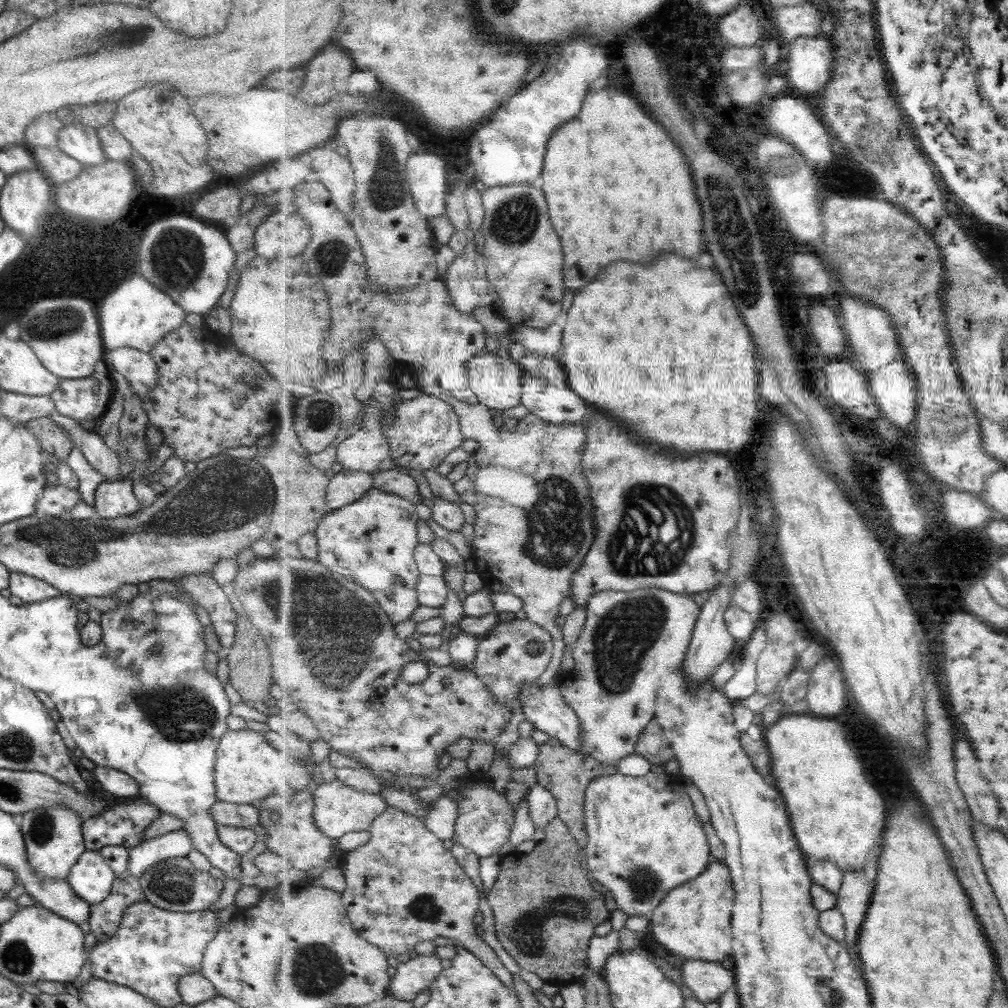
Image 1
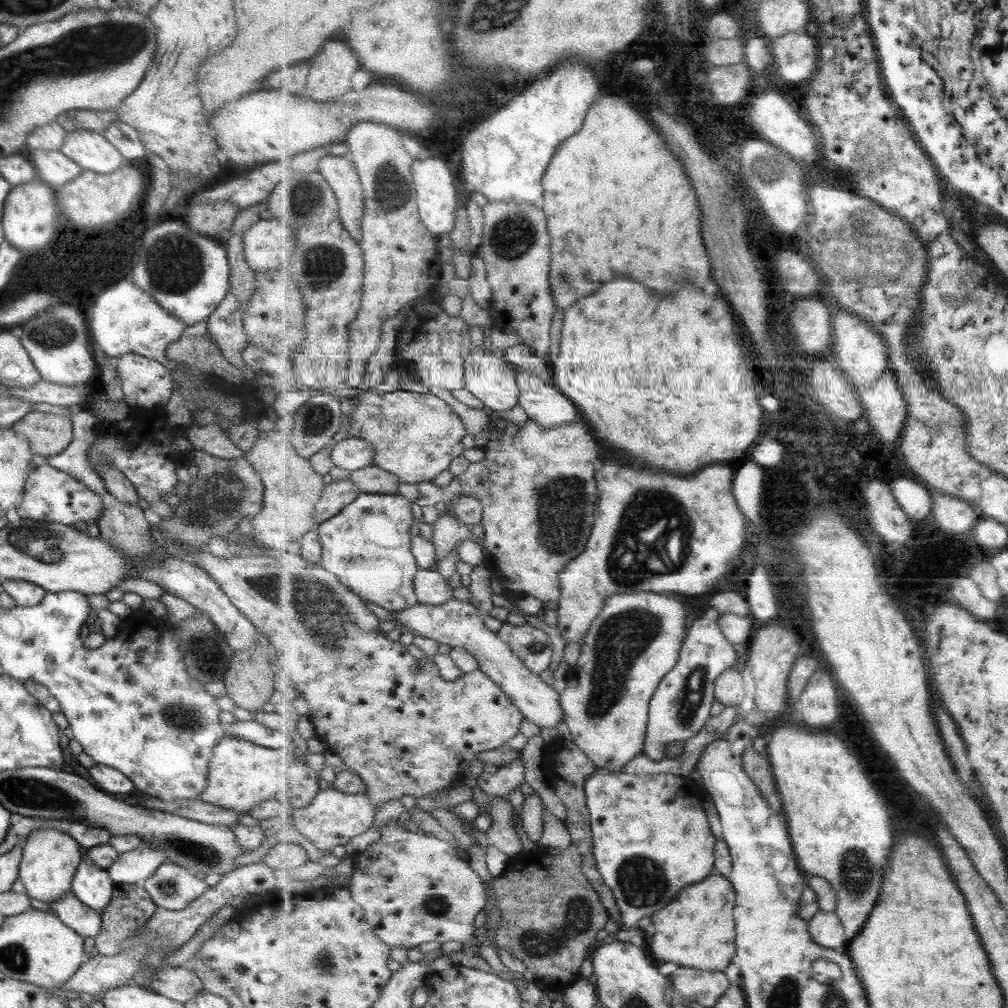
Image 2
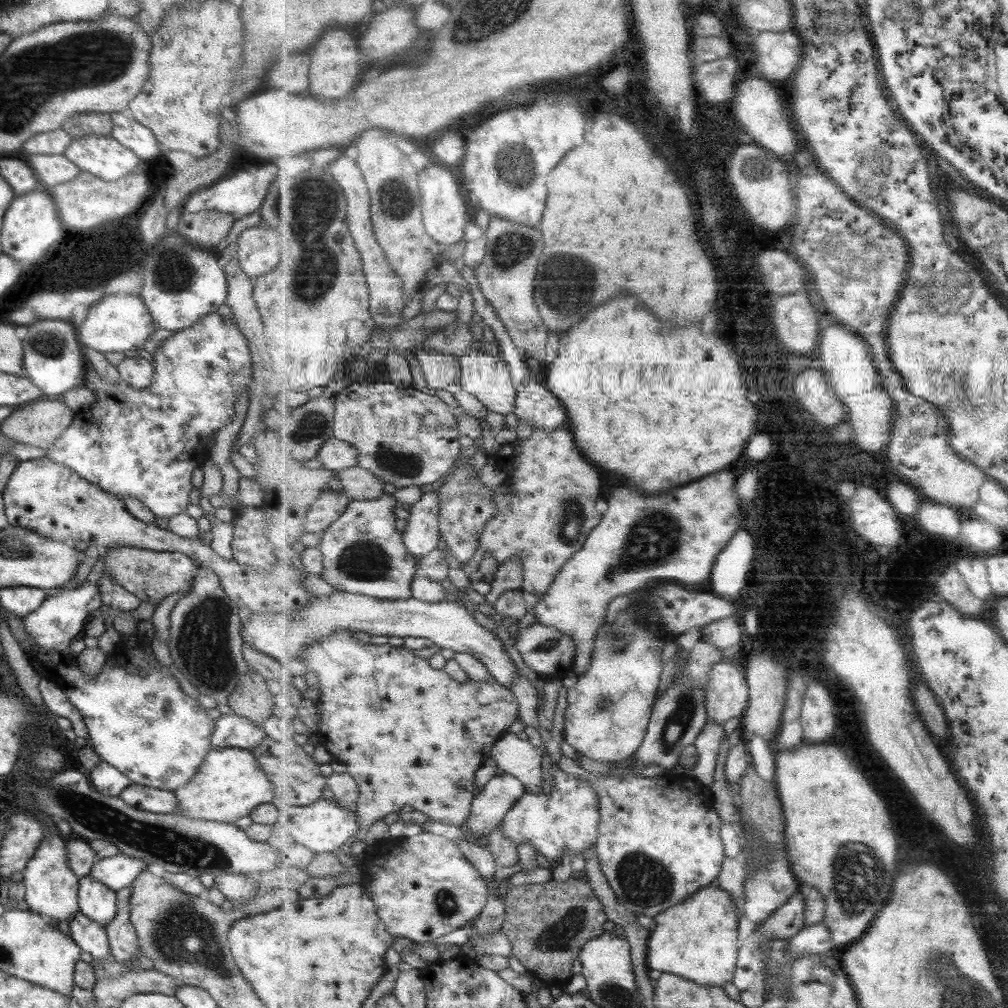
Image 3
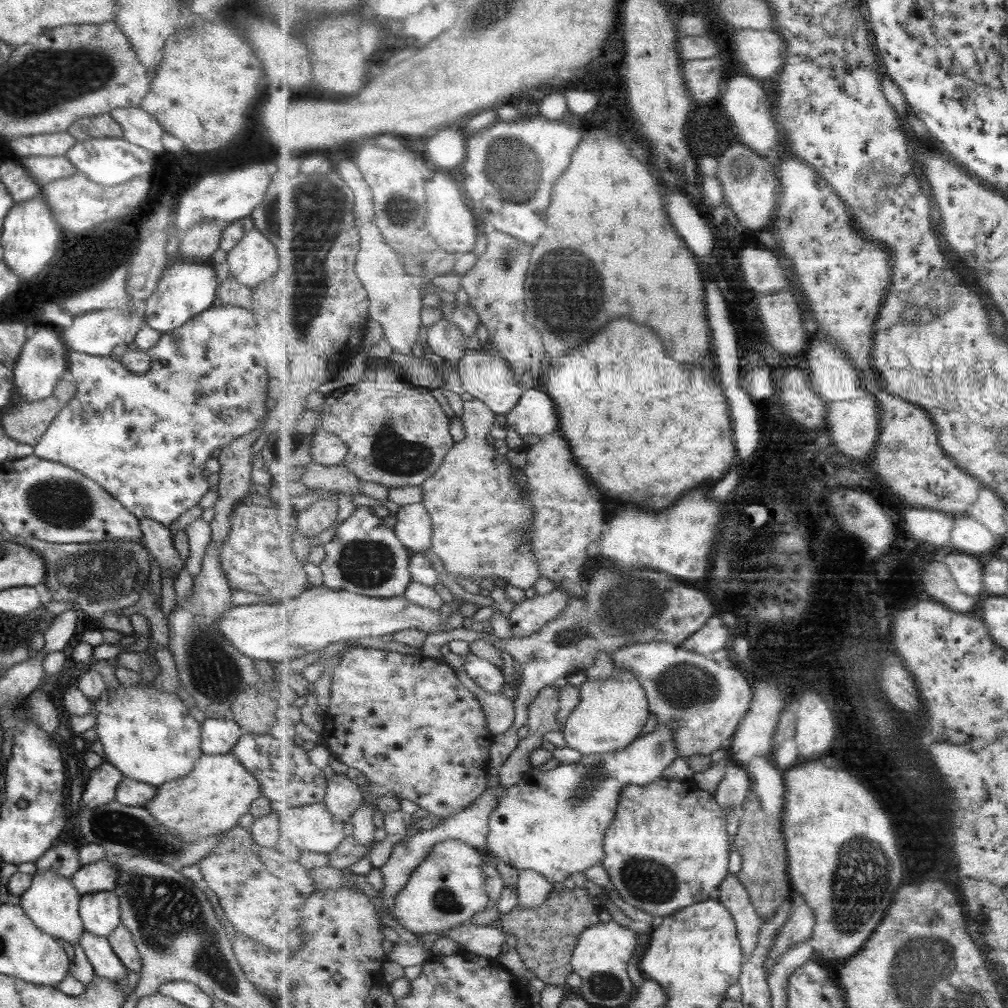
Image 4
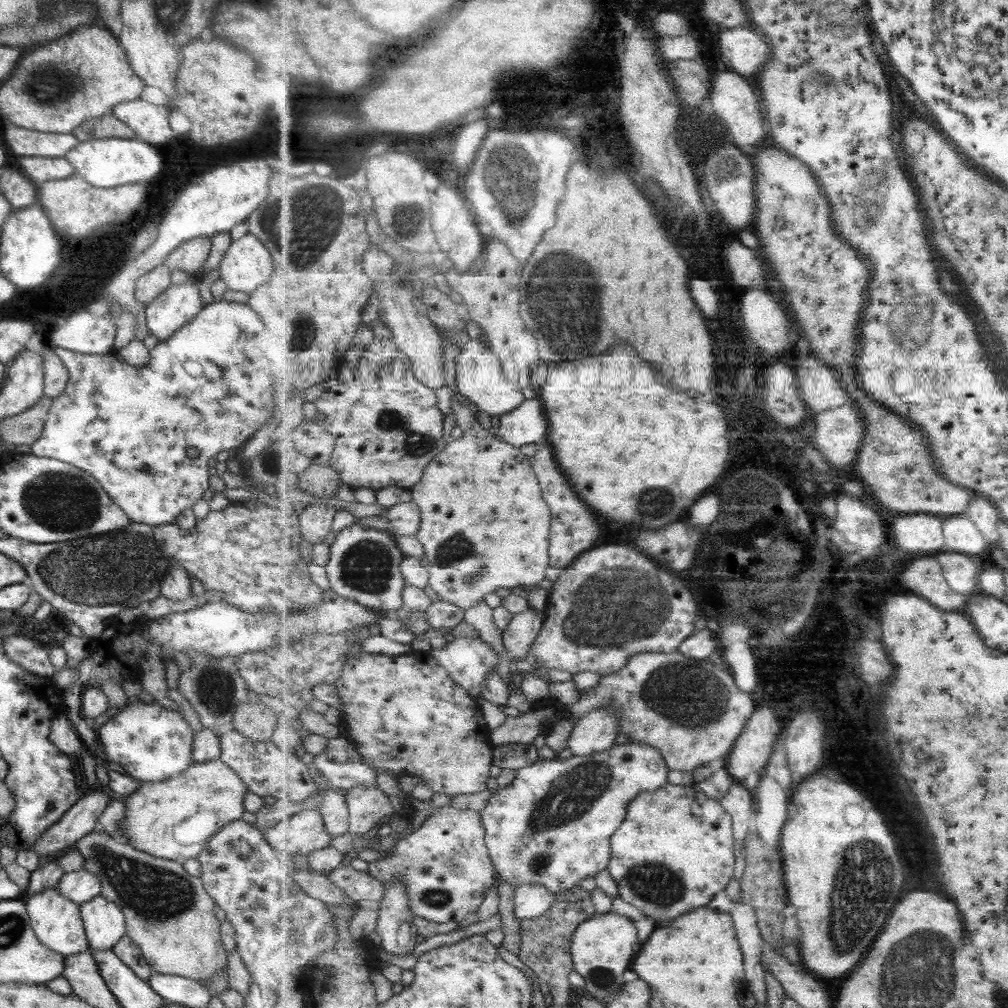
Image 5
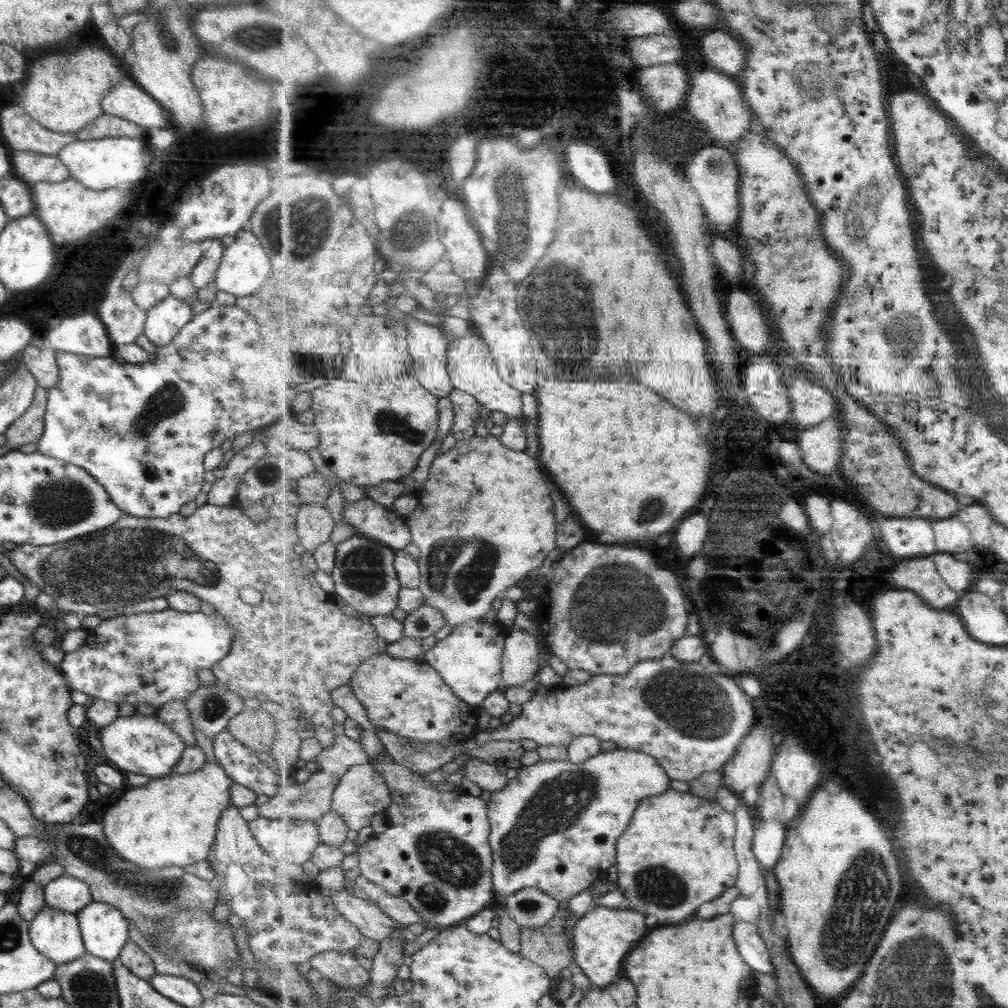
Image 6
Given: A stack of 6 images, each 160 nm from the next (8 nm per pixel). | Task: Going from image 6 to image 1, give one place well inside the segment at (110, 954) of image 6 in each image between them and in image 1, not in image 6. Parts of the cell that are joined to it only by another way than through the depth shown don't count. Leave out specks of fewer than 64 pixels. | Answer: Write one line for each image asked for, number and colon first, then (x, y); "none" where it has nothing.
1: (90, 878)
2: (91, 886)
3: (96, 902)
4: (99, 913)
5: (103, 924)

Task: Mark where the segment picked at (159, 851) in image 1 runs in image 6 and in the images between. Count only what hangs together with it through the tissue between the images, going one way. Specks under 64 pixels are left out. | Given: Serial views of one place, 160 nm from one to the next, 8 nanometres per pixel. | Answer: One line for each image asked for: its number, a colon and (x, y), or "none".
2: (135, 866)
3: (116, 873)
4: (98, 877)
5: (78, 887)
6: (65, 893)

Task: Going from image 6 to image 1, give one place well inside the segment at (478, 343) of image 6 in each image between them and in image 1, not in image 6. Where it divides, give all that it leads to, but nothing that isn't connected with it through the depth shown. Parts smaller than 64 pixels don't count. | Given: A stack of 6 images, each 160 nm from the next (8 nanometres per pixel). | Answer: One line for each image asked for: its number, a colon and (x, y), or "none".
1: (497, 382)
2: (494, 380)
3: (486, 375)
4: (485, 375)
5: (480, 376)

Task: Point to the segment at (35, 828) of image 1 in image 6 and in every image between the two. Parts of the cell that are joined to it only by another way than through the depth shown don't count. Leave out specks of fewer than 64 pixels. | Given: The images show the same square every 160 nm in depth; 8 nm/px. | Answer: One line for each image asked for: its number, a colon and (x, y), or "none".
2: (49, 857)
3: (51, 889)
4: (51, 903)
5: (56, 922)
6: (55, 934)

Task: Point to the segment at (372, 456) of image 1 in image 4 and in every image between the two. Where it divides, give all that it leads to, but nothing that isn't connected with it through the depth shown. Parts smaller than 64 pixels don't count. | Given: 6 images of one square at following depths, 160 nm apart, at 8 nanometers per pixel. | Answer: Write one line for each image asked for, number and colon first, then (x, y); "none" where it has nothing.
2: (351, 453)
3: (335, 454)
4: (327, 448)

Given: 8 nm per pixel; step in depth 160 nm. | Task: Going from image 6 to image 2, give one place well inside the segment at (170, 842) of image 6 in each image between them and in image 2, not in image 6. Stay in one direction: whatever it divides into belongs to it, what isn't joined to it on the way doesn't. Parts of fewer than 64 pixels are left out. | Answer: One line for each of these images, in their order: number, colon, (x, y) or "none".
2: (240, 775)
3: (228, 784)
4: (209, 800)
5: (208, 794)

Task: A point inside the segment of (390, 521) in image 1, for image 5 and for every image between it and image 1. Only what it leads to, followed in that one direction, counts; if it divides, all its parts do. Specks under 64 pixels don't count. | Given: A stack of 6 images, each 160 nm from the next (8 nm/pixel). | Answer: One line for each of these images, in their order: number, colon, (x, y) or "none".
2: (368, 544)
3: (364, 553)
4: (365, 557)
5: (365, 564)

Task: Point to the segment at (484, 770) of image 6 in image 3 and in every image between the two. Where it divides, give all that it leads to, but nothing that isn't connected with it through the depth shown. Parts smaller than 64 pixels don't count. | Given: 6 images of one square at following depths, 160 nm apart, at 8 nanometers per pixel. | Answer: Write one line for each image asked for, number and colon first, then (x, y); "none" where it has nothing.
3: (409, 734)
4: (406, 722)
5: (405, 714)

